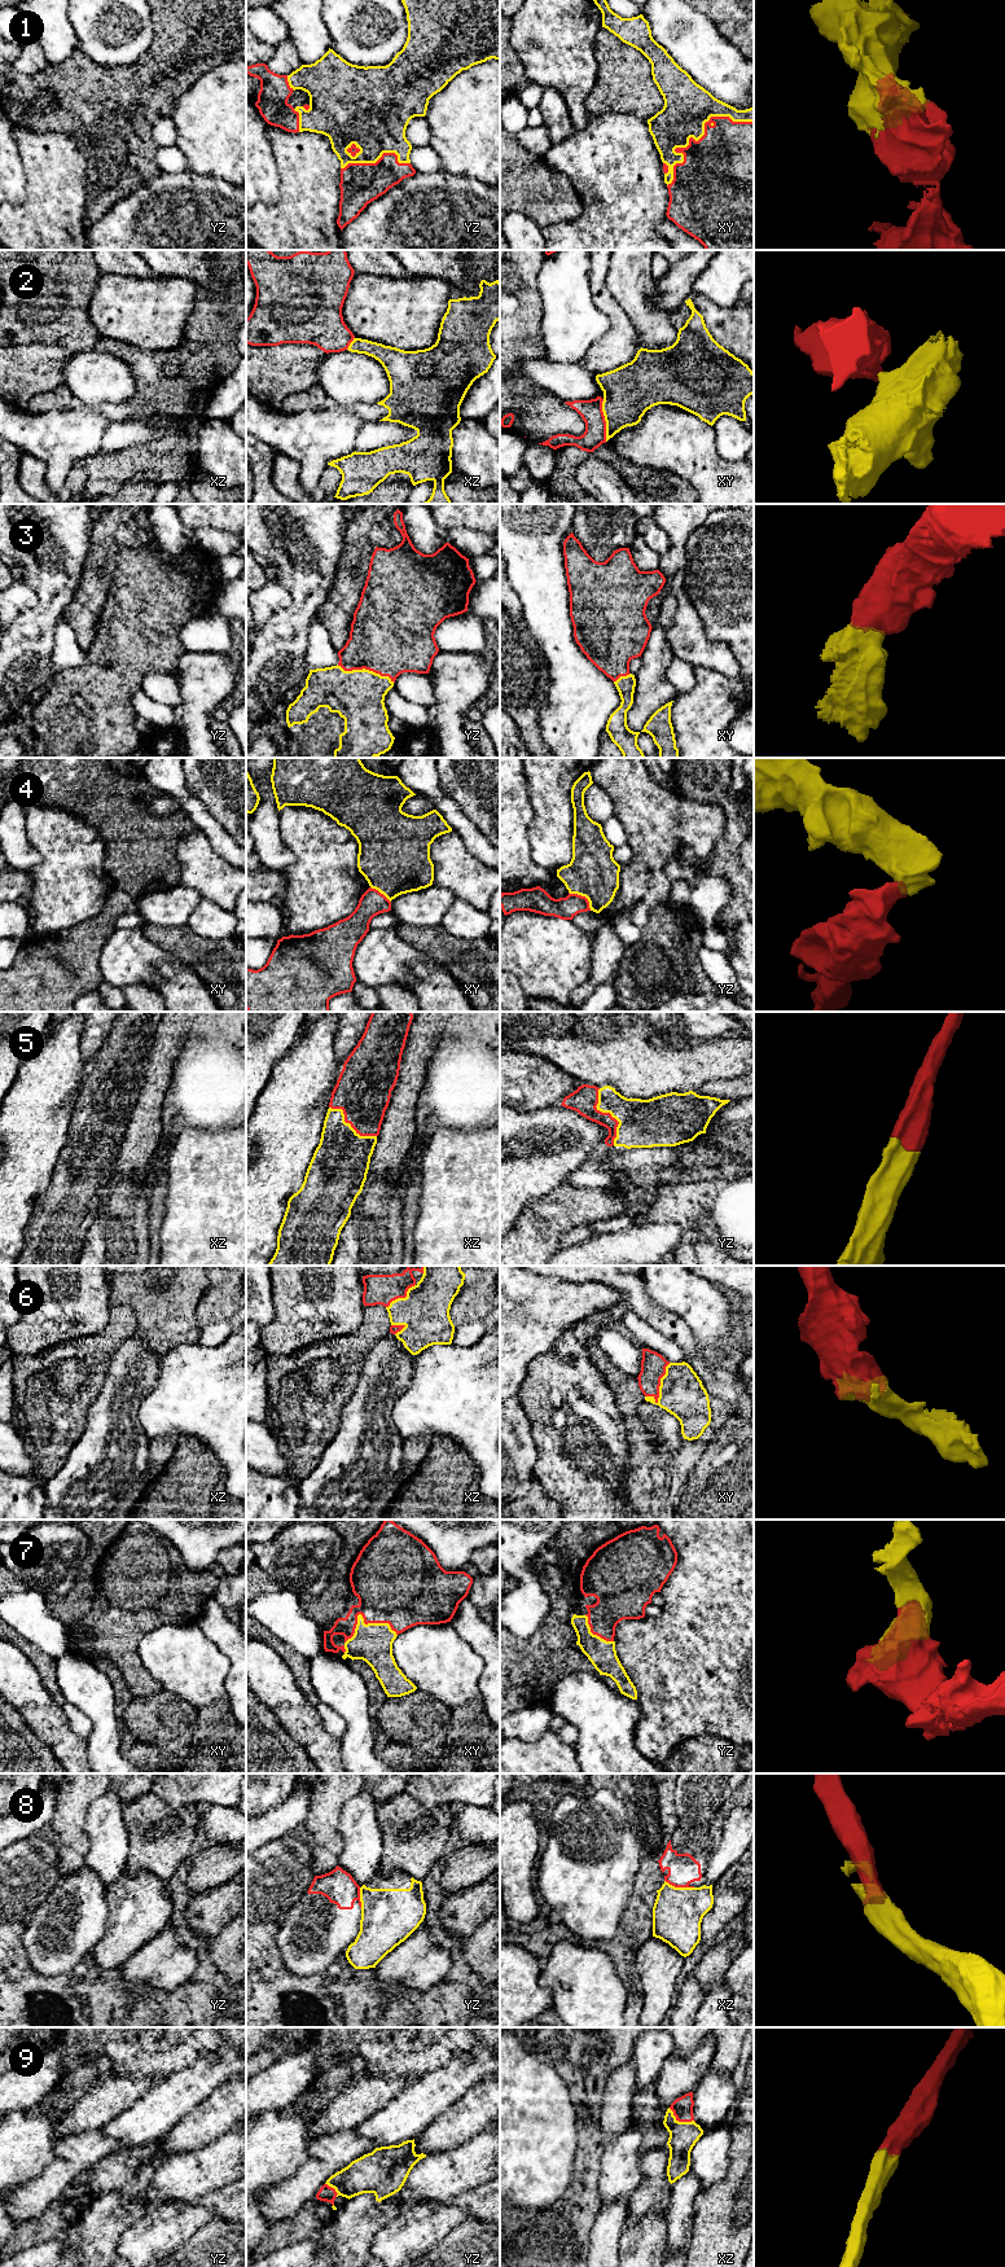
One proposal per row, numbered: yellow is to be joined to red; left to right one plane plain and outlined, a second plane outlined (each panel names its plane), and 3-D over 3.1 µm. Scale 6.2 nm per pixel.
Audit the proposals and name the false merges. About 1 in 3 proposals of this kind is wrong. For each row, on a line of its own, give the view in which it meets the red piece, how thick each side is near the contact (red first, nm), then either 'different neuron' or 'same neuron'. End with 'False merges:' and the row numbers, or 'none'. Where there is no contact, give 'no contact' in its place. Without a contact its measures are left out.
1: contact in xy; calibres 480 and 300 nm; same neuron
2: contact in xy; calibres 140 and 320 nm; different neuron
3: contact in yz; calibres 480 and 320 nm; same neuron
4: contact in yz; calibres 140 and 300 nm; different neuron
5: contact in yz; calibres 160 and 300 nm; same neuron
6: contact in xy; calibres 160 and 280 nm; same neuron
7: contact in xy; calibres 420 and 240 nm; same neuron
8: contact in xz; calibres 190 and 320 nm; different neuron
9: contact in xz; calibres 130 and 180 nm; same neuron
False merges: 2, 4, 8

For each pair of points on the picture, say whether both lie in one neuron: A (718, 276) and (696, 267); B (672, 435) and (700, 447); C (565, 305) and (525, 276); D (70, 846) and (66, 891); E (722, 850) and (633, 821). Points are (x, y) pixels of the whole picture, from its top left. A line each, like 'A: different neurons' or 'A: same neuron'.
A: different neurons
B: same neuron
C: different neurons
D: same neuron
E: different neurons

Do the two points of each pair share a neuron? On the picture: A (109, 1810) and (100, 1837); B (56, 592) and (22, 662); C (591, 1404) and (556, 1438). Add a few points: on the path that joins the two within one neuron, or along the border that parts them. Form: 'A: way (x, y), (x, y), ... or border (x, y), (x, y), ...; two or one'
A: way (105, 1816), (105, 1831); one
B: way (49, 609), (26, 645); one
C: way (582, 1413), (565, 1432); one

